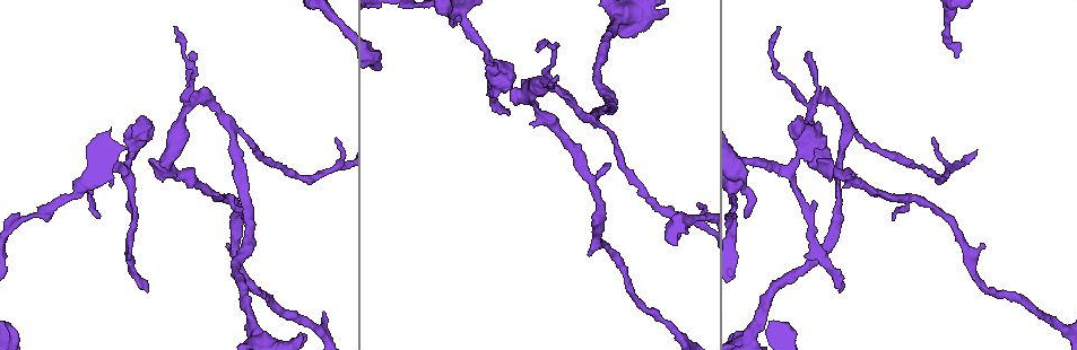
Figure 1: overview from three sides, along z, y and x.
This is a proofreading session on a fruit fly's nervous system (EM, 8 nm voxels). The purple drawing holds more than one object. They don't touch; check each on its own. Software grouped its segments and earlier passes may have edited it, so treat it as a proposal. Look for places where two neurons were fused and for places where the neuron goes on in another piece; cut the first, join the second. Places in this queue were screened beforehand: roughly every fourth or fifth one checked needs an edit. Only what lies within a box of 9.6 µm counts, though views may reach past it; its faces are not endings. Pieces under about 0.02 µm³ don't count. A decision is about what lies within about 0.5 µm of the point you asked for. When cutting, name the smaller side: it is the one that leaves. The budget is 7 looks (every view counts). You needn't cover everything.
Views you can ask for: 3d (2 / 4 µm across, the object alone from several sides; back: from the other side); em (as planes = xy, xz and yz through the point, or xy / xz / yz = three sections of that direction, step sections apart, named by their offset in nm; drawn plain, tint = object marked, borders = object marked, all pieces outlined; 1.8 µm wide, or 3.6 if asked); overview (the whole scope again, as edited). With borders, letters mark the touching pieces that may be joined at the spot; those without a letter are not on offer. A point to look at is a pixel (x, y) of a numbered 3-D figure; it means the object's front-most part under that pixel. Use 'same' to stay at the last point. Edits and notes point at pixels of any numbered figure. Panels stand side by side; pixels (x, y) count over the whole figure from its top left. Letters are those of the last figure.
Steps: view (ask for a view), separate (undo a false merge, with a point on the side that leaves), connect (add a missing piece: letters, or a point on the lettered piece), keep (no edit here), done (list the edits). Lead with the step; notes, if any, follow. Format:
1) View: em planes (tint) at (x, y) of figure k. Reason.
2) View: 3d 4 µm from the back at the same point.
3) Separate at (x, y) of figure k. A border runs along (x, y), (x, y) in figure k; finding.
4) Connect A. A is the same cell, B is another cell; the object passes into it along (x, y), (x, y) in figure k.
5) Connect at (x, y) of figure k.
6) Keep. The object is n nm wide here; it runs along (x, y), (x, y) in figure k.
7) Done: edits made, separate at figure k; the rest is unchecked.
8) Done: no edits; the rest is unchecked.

View: em 3.6 µm planes (borders) at (617, 20) of figure 1. Side arm on a straight run.

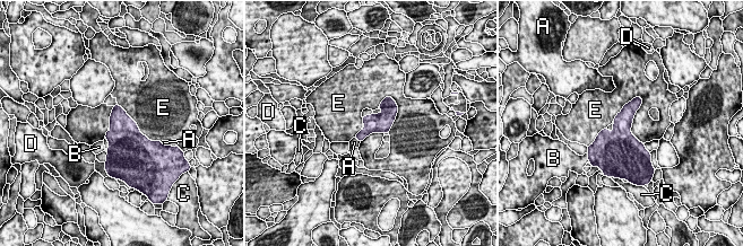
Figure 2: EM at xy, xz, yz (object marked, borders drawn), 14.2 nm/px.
Keep. The longest contact is with E, 700 nm; A, B, C, D and E are other cells; continuous, no second neuron.

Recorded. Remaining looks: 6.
View: em planes (tint) at (135, 145) of figure 1. Sharp bend.

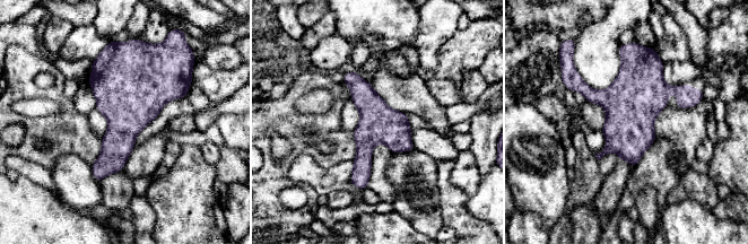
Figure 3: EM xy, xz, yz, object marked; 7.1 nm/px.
View: em planes (borders) at the same point.

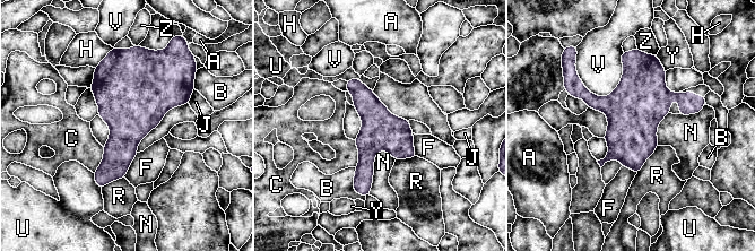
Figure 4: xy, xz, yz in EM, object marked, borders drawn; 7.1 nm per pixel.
Keep. The object is 280 nm wide here; A, B, C, F, H, J, N, R, U, V, Y and Z are other cells; it runs along (353, 81), (369, 106), (363, 191) in figure 4; continuous, no second neuron.

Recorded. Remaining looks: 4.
View: em yz step 16 (borders) at (233, 134) of figure 1. Abrupt turn.

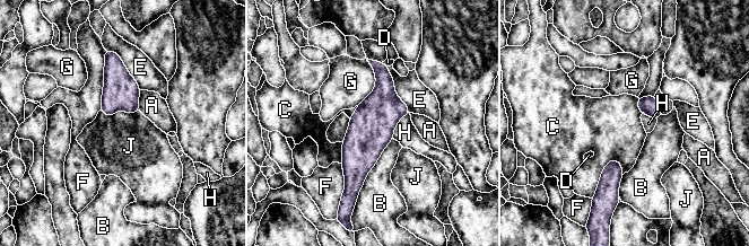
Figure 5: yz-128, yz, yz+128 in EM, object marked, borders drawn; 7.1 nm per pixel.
Keep. A, B, C, D, E, F, G, H and J are other cells; a border runs along (616, 159), (603, 169), (594, 194) in figure 5; one neuron here.

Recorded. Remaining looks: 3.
Done: no edits; the rest is unchecked.

